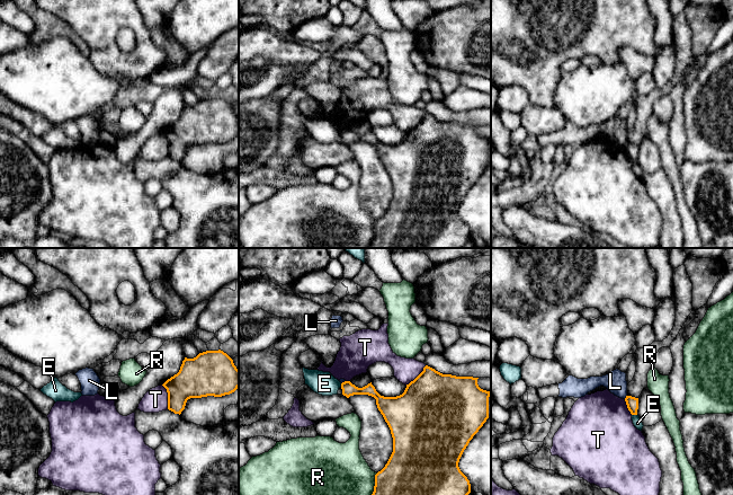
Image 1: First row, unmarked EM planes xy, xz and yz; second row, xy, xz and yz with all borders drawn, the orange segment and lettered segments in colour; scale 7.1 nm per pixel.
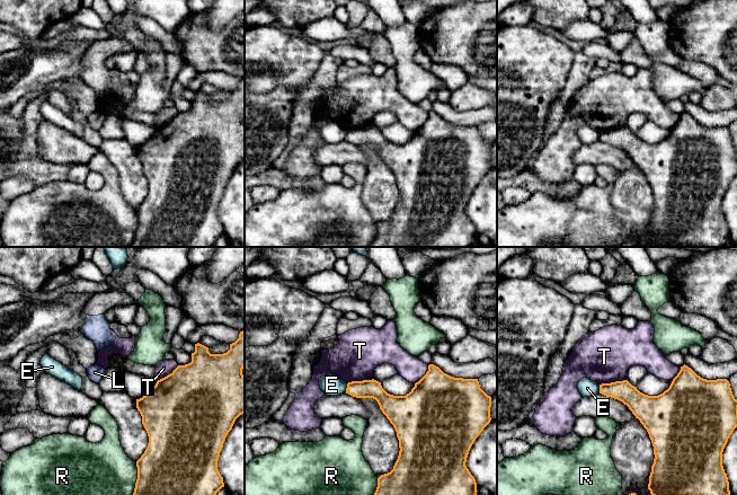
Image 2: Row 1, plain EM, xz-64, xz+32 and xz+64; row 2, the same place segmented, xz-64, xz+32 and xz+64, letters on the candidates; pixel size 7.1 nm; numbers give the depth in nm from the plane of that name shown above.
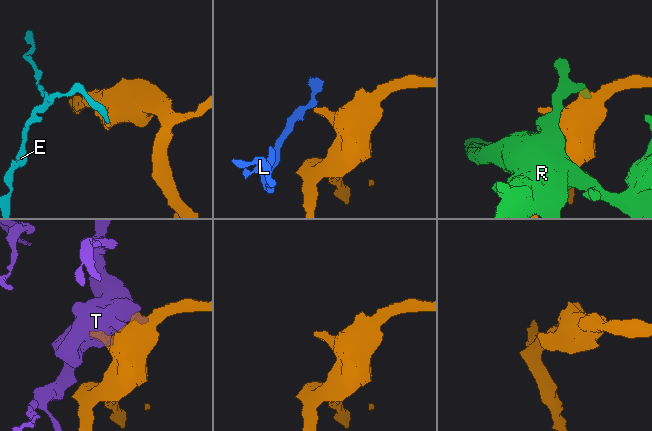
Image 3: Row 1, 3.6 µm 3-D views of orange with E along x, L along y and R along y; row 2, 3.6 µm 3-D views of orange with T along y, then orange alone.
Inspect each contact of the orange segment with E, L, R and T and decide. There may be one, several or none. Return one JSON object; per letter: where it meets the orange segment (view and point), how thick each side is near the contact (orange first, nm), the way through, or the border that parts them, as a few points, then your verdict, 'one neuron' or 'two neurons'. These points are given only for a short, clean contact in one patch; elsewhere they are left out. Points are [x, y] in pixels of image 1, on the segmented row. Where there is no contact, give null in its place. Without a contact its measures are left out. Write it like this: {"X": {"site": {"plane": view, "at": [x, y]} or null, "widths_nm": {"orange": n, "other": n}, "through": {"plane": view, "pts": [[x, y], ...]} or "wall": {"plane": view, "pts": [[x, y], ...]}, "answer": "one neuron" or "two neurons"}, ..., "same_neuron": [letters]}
{"E": {"site": {"plane": "yz", "at": [634, 414]}, "widths_nm": {"orange": 90, "other": 70}, "wall": {"plane": "yz", "pts": [[632, 414], [636, 415]]}, "answer": "two neurons"}, "L": {"site": {"plane": "yz", "at": [626, 397]}, "widths_nm": {"orange": 90, "other": 160}, "wall": {"plane": "yz", "pts": [[626, 395], [624, 398]]}, "answer": "two neurons"}, "R": {"site": {"plane": "xz", "at": [375, 484]}, "widths_nm": {"orange": 320, "other": 340}, "answer": "two neurons"}, "T": {"site": {"plane": "xy", "at": [168, 397]}, "widths_nm": {"orange": 280, "other": 170}, "answer": "two neurons"}, "same_neuron": []}

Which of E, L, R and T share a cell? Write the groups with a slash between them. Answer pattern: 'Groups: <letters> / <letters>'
Groups: E / L / R / T

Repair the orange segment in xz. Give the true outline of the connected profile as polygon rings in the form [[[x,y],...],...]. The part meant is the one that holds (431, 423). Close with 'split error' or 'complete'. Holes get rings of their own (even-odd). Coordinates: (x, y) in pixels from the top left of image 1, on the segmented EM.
[[[426,365],[423,371],[396,397],[381,396],[370,383],[358,388],[350,381],[341,383],[342,395],[368,395],[376,399],[376,405],[393,437],[393,452],[385,467],[375,475],[372,495],[468,495],[471,484],[458,467],[459,459],[473,436],[489,418],[490,391],[477,384],[479,378],[443,374]]]; complete

